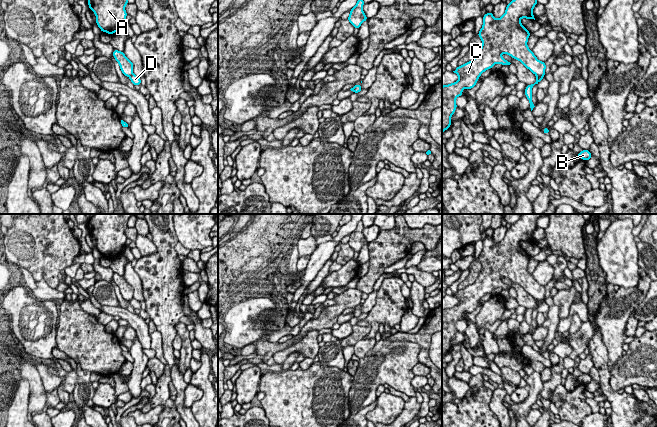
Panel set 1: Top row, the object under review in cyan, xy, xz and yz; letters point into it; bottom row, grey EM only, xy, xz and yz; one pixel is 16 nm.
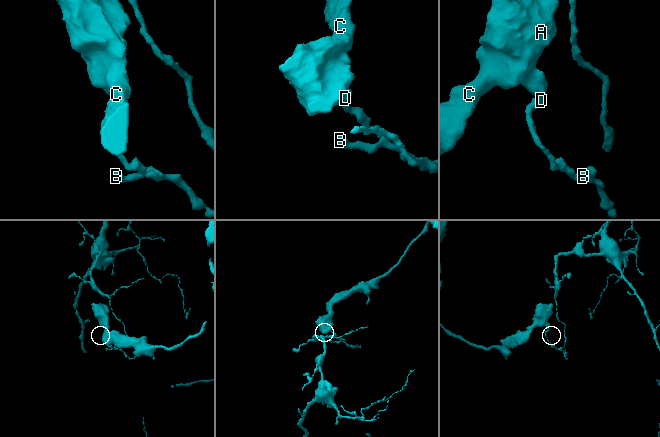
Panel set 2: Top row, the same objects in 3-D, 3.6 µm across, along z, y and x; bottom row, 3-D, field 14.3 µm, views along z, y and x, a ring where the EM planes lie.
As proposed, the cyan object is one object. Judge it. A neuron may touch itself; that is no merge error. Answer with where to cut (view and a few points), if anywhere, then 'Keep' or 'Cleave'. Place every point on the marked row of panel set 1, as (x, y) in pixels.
Split along yz (537, 75), (543, 76). Cleave

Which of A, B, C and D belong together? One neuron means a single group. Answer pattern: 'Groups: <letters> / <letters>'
Groups: A C / B D

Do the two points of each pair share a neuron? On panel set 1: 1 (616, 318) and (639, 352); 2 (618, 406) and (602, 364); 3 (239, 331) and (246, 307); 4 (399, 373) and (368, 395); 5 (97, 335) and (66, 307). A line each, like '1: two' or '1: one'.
1: two
2: one
3: one
4: one
5: one

